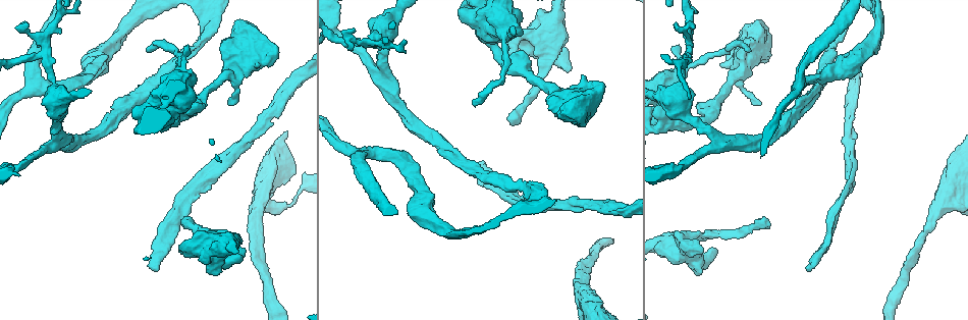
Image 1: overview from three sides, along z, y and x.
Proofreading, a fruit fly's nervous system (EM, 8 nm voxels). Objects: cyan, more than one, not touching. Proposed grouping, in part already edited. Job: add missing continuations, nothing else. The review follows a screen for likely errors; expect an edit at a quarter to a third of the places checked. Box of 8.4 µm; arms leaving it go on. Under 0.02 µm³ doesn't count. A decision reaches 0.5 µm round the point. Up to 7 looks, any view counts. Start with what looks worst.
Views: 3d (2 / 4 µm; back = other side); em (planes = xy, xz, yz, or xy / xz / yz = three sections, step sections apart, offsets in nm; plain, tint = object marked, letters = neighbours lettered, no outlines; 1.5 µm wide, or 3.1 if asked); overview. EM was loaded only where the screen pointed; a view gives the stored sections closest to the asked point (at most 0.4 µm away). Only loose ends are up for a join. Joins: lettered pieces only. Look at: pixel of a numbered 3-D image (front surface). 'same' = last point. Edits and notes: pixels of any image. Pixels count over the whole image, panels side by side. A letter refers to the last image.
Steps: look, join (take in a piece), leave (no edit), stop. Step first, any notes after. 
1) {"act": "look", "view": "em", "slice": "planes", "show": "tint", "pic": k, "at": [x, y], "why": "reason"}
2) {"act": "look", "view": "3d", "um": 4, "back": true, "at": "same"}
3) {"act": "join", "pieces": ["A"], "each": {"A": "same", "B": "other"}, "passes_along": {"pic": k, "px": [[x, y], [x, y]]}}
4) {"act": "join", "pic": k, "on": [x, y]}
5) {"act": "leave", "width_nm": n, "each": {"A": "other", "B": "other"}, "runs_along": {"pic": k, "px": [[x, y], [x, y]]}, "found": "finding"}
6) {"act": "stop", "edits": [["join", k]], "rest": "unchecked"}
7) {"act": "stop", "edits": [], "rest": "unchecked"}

{"act": "look", "view": "em", "slice": "planes", "show": "letters", "pic": 1, "at": [516, 123], "why": "free end"}

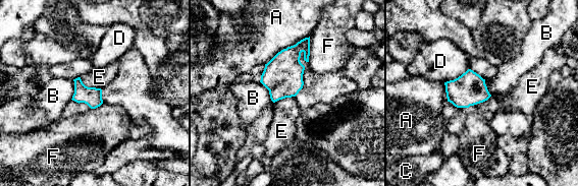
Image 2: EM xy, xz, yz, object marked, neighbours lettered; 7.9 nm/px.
{"act": "leave", "each": {"A": "other", "B": "other", "C": "other", "D": "other", "E": "other", "F": "other"}, "border": {"pic": 2, "px": [[80, 77], [86, 85], [101, 89]]}, "found": "none of them fits"}

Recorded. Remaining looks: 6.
{"act": "look", "view": "em", "slice": "xy", "step": 4, "show": "letters", "pic": 1, "at": [809, 270]}

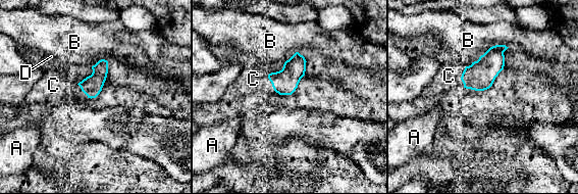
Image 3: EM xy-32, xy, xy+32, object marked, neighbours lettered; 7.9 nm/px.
{"act": "look", "view": "em", "slice": "planes", "show": "letters", "at": "same"}

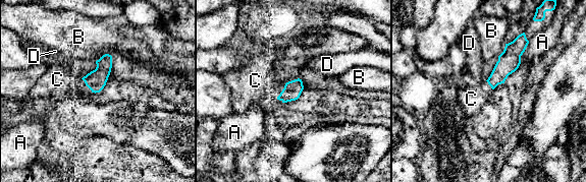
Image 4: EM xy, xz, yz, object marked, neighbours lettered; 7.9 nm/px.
{"act": "join", "pieces": ["C"], "each": {"A": "other", "B": "other", "C": "same", "D": "other"}, "found": "it goes on there"}

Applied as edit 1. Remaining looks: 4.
{"act": "look", "view": "overview", "why": "redraw"}

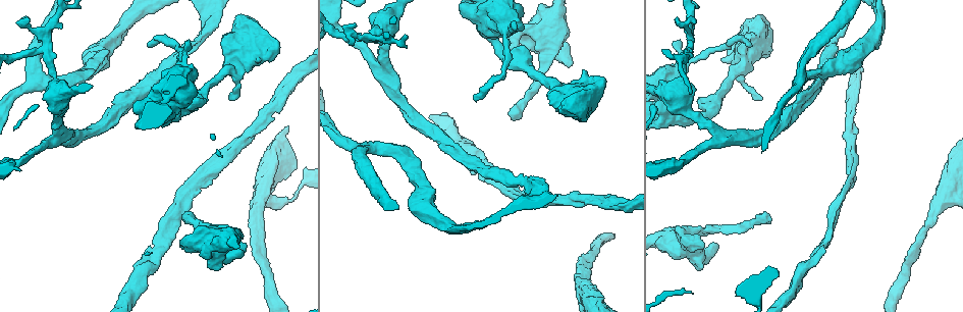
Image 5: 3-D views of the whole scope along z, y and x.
{"act": "look", "view": "em", "slice": "planes", "show": "letters", "pic": 5, "at": [556, 110], "why": "an open end"}

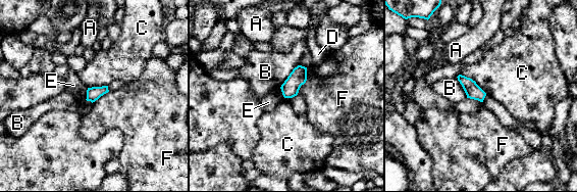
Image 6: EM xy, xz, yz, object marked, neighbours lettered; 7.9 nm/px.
{"act": "leave", "longest_contact_nm": ["C", 260], "each": {"A": "other", "B": "other", "C": "other", "D": "other", "E": "other", "F": "other"}, "border": {"pic": 6, "px": [[461, 74], [471, 78], [486, 93]]}, "found": "no lettered piece goes on from it"}

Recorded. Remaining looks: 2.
{"act": "stop", "edits": [["join", 4]], "rest": "unchecked"}

